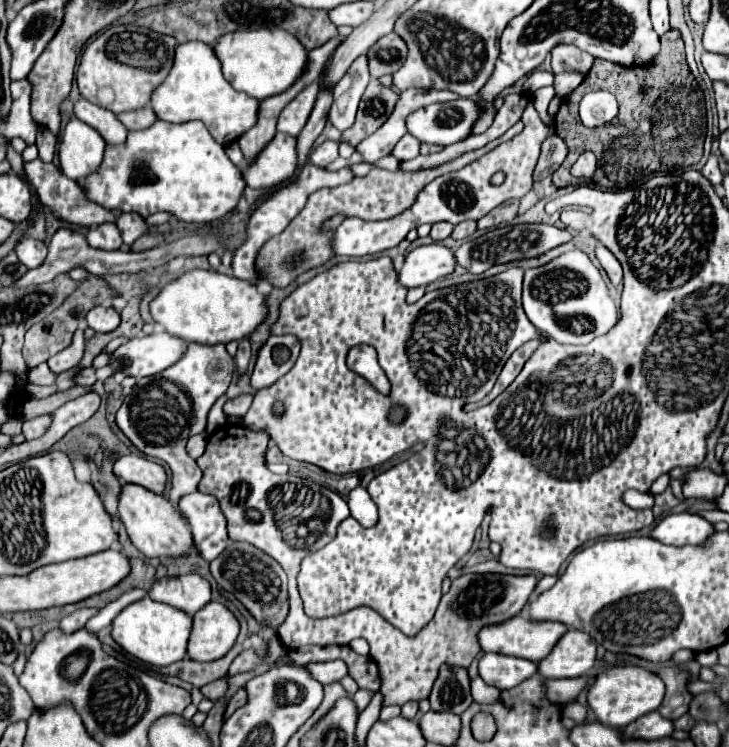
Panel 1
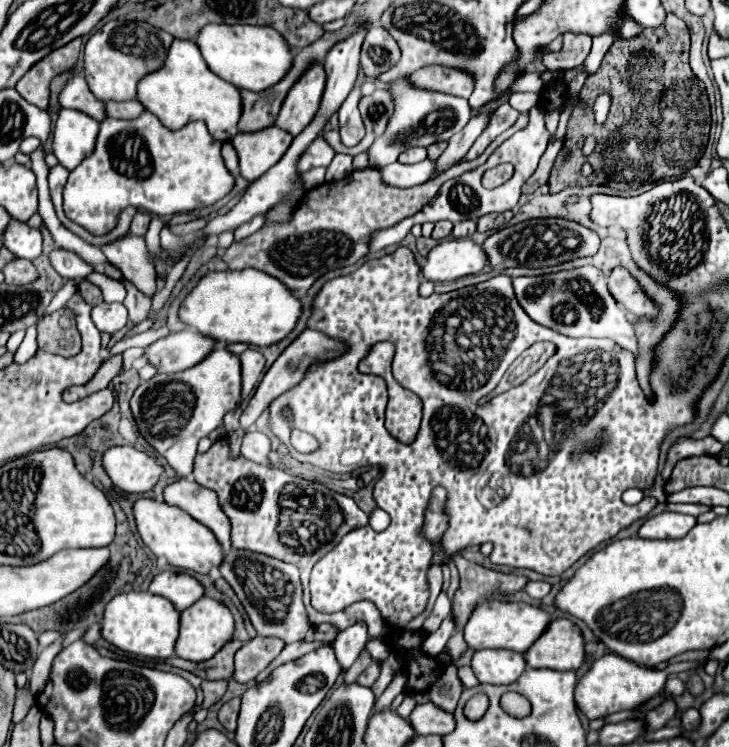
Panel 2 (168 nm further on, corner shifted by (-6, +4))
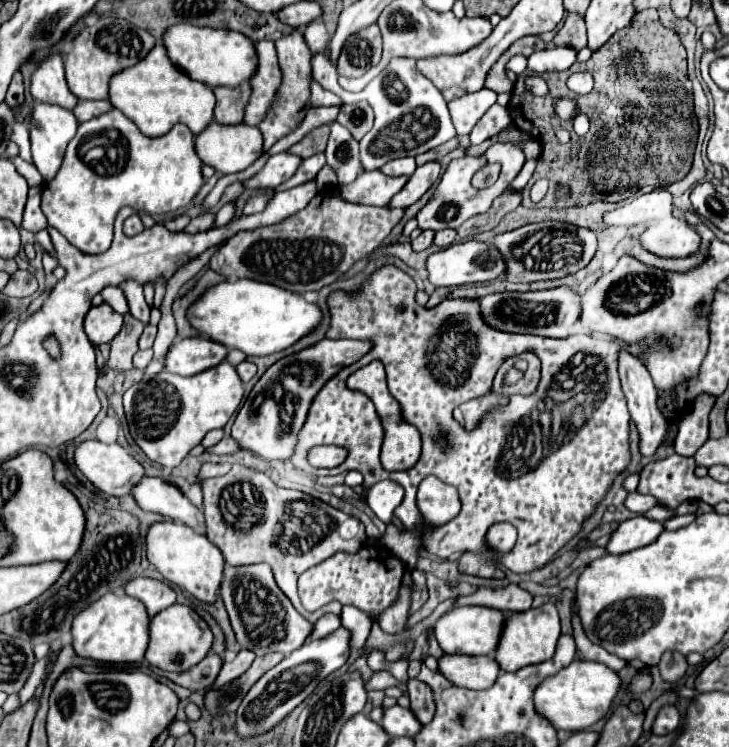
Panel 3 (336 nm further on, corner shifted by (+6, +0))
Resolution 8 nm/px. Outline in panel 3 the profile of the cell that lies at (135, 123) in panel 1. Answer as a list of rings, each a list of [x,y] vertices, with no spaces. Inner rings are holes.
[[[80,101],[72,113],[82,123],[82,121],[88,121],[88,119],[92,119],[96,115],[102,115],[108,109],[112,111],[112,103],[110,101]]]

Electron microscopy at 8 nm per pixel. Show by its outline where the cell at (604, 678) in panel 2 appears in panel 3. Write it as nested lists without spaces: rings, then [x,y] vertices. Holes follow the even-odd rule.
[[[572,661],[566,669],[562,669],[554,677],[538,685],[534,693],[534,703],[536,709],[546,719],[550,719],[556,729],[580,731],[604,719],[610,713],[612,703],[620,691],[622,691],[622,679],[604,663]]]

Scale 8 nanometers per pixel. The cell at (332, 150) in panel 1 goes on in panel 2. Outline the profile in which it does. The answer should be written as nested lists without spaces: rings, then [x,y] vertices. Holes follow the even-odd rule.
[[[316,137],[306,147],[306,151],[300,155],[300,159],[296,163],[296,171],[304,173],[304,171],[310,171],[312,167],[328,167],[330,161],[334,159],[334,155],[336,155],[334,149],[322,137]]]

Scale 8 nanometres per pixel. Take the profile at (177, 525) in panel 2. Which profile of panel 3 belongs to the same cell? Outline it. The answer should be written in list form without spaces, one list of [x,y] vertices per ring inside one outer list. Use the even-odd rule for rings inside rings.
[[[156,521],[146,531],[146,559],[164,575],[166,581],[190,591],[194,597],[212,603],[220,589],[224,557],[208,541],[206,535],[198,535],[194,529],[174,521]]]

